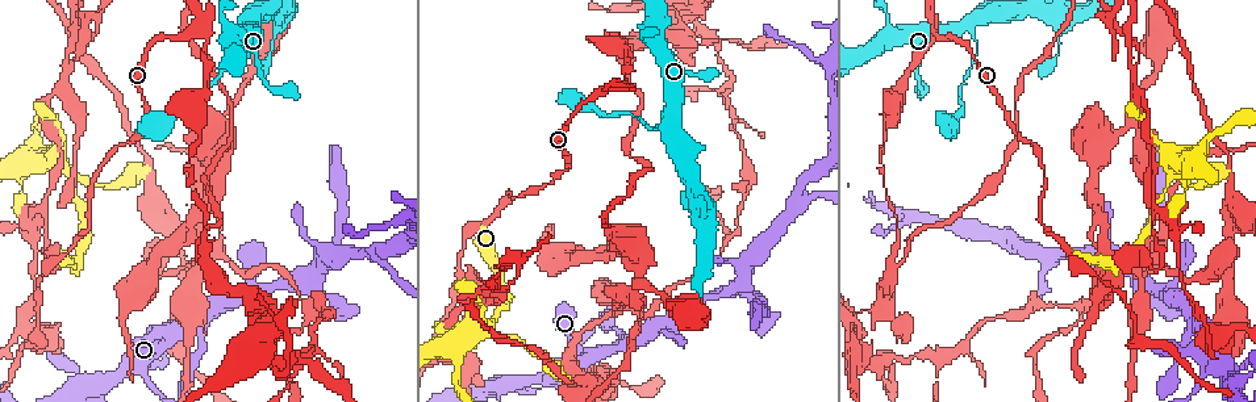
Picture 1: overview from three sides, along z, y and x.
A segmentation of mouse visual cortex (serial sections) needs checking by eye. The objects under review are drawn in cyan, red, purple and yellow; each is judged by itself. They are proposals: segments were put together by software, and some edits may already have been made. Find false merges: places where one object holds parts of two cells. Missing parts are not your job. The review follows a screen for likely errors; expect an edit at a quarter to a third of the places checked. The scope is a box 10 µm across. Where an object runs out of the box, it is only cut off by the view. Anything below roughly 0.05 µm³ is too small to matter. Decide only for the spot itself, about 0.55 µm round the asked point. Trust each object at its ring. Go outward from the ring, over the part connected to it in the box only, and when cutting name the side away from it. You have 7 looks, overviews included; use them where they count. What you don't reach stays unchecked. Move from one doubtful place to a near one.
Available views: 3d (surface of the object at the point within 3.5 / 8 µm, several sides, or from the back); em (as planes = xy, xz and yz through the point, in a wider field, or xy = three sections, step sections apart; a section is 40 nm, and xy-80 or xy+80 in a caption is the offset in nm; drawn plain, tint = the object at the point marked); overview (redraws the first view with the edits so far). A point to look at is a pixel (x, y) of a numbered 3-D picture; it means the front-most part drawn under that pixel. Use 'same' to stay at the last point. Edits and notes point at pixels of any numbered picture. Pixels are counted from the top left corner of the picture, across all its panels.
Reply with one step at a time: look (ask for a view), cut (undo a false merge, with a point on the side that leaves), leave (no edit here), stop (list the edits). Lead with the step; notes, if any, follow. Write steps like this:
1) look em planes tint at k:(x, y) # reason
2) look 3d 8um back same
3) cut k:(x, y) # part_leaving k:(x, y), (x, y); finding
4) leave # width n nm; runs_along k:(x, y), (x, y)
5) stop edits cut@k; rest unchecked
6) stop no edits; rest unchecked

look 3d 8um at 1:(495, 321) # thin arm on a thick one

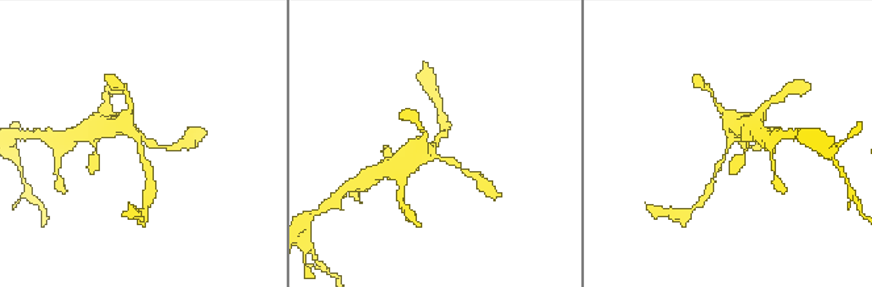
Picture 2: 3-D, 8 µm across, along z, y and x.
look em xy step 3 tint same

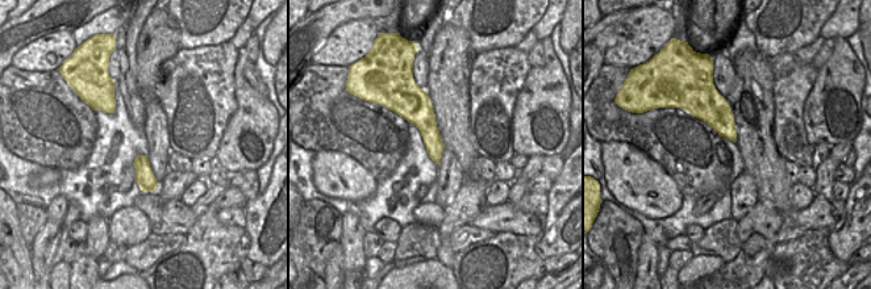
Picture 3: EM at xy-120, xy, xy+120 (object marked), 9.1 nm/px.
leave # arms 4; runs_along 2:(147, 171), (137, 137), (109, 125); one cell here

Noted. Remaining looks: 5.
look 3d 3.5um at 1:(613, 88) # a fork

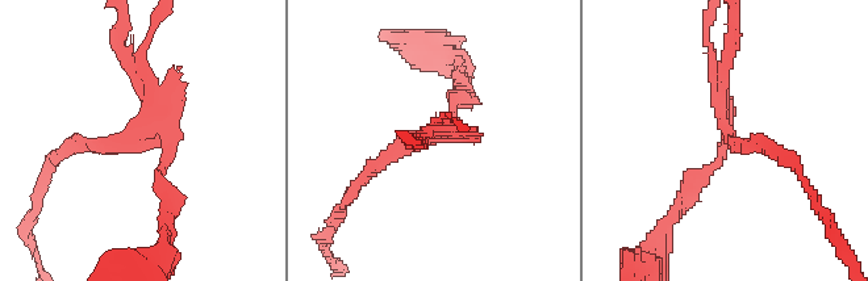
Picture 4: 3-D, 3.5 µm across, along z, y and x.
look em xy step 2 tint at 4:(431, 140)

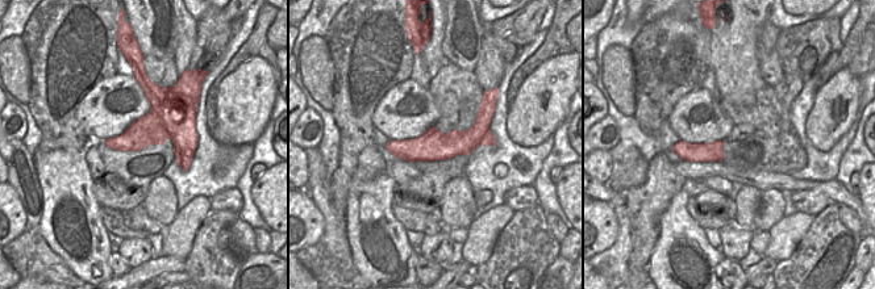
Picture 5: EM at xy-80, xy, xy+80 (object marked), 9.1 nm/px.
cut 4:(701, 181) # part_leaving 4:(158, 131), (171, 139), (158, 176), (162, 229); two cells meet here

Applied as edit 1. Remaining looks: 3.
look 3d 8um at 1:(379, 258) # branch point

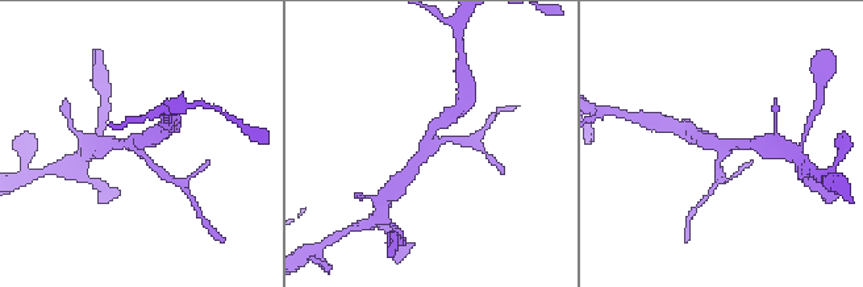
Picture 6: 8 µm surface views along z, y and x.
look em xy step 2 tint same # arms 3; arm_widths 200, 300, 300 nm

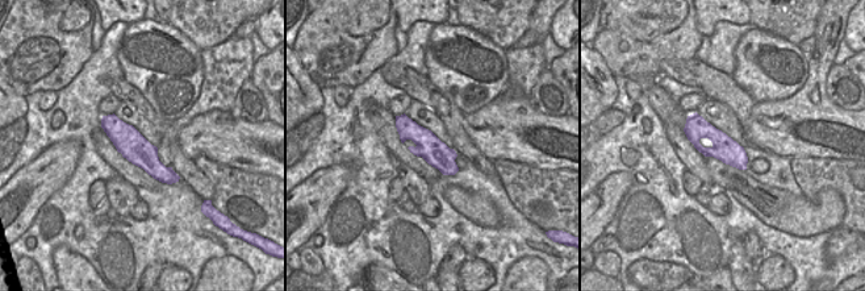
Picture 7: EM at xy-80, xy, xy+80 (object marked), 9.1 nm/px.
cut 6:(462, 140) # a second cell is stuck on

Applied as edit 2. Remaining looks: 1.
stop edits cut@4, cut@6; rest unchecked

